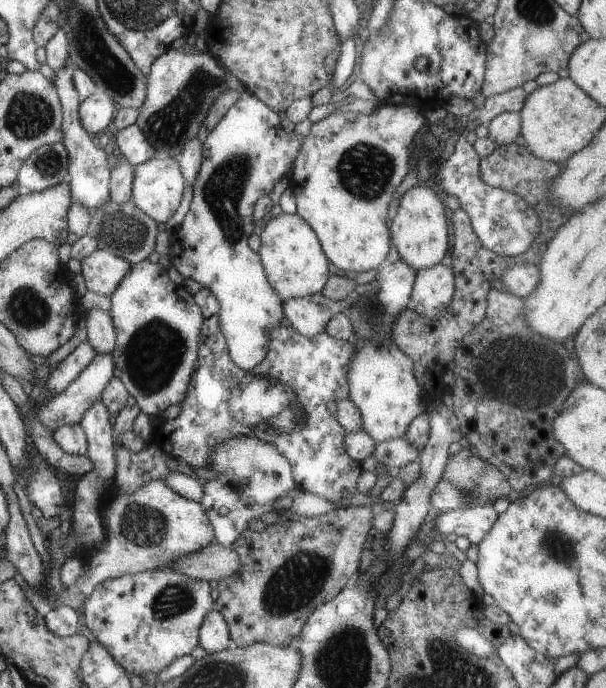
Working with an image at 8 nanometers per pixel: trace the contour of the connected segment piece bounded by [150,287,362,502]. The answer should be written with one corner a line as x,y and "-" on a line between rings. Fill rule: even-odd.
202,287
192,298
203,317
197,366
189,380
189,390
185,394
179,415
173,420
161,420
153,429
150,443
159,447
164,454
173,459
183,460
188,466
197,470
209,467
209,456
221,442
235,436
253,436
273,446
287,460
296,489
315,494
327,502
339,502
345,496
356,494
356,481
362,468
359,462
353,462
345,453
341,444
344,431
325,404
335,401
335,398
348,397
346,374
349,360
353,358
355,352
352,342
333,339
324,331
315,334
313,338
305,338
291,327
277,326
269,332
269,345
265,358
249,371
241,371
228,356
225,340
217,322
216,309
219,304
213,292

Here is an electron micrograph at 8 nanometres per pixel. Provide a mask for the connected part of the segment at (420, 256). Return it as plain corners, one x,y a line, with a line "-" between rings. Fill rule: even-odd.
415,185
403,194
397,212
389,226
390,246
394,246
399,258
415,272
438,264
449,248
448,219
439,196
423,185

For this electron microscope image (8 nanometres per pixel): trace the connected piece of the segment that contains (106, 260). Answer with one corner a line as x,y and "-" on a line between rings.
99,248
81,258
80,262
80,275
87,291
99,296
110,296
119,280
129,272
129,263

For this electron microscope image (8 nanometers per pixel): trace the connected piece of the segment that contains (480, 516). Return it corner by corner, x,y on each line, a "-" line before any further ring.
485,504
441,512
433,521
434,528
440,535
446,537
453,533
466,537
471,544
478,545
495,524
497,516
492,504

